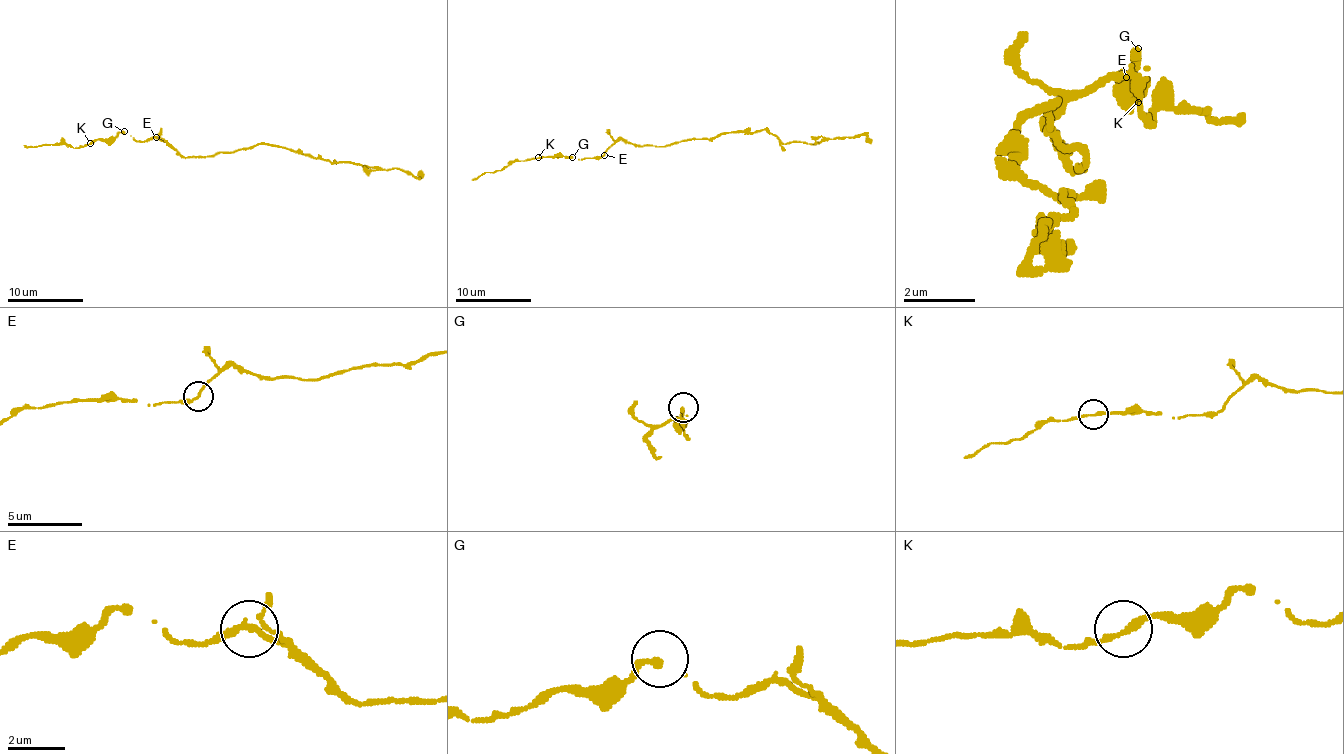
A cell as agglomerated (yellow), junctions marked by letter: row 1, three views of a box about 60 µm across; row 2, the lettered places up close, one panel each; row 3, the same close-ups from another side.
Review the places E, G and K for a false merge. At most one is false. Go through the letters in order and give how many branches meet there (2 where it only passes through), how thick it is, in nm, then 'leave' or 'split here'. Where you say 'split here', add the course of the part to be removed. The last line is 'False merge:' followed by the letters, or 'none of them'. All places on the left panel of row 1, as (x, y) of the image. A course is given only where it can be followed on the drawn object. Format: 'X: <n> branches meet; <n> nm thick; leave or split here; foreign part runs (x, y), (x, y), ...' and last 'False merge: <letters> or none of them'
E: 2 branches meet; 200 nm thick; leave
G: 1 branches meet; 280 nm thick; leave
K: 2 branches meet; 200 nm thick; leave
False merge: none of them

